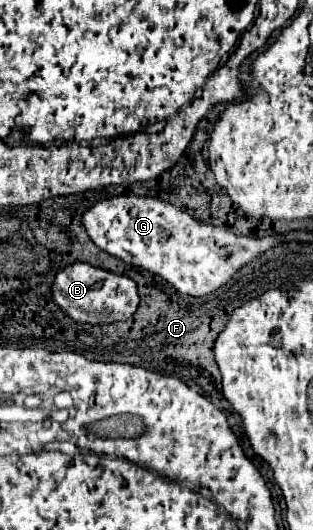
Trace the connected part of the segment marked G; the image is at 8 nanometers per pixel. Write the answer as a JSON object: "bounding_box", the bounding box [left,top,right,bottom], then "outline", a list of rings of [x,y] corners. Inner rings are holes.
{"bounding_box":[81,195,281,297],"outline":[[[119,195],[97,201],[83,213],[81,223],[99,249],[133,267],[143,267],[163,277],[177,291],[193,297],[213,293],[217,287],[227,283],[241,265],[281,242],[274,238],[266,241],[233,235],[231,231],[193,219],[167,201],[137,195]]]}

